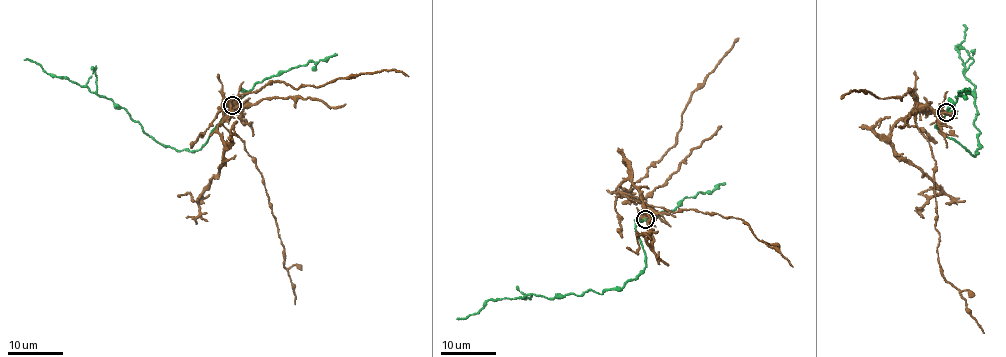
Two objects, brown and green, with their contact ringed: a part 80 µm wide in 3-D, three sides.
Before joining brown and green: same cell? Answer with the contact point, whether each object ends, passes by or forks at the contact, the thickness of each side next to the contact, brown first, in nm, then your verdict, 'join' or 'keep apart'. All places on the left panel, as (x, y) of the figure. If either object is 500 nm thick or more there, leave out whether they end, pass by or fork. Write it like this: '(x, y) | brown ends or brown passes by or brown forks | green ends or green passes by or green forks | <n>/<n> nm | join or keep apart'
(232, 105) | brown forks | green forks | 280/200 nm | keep apart

